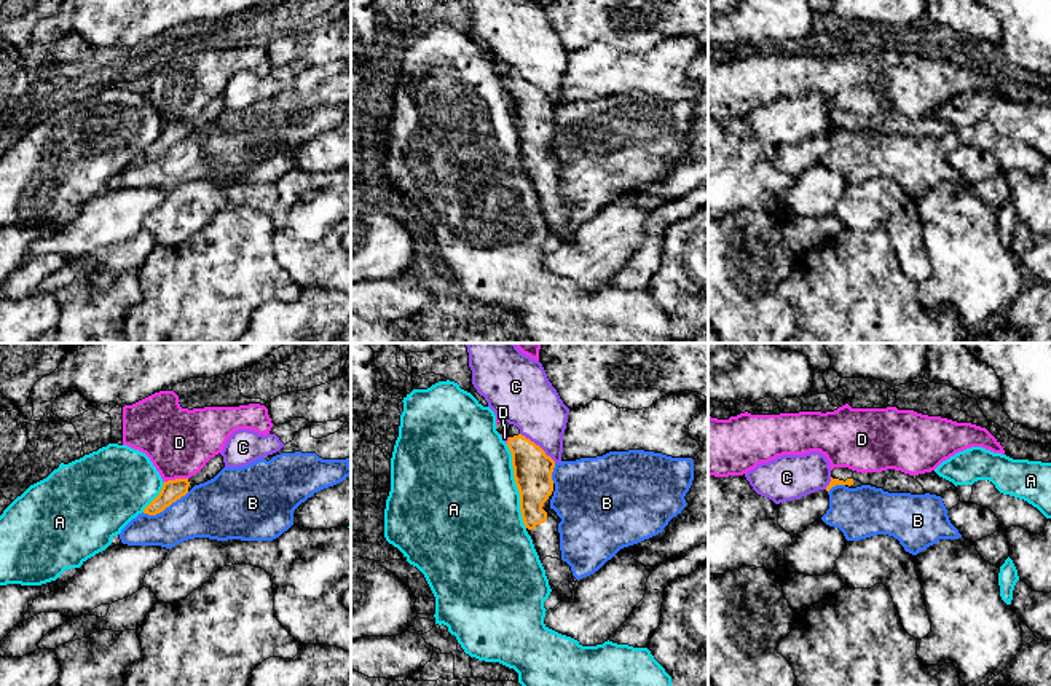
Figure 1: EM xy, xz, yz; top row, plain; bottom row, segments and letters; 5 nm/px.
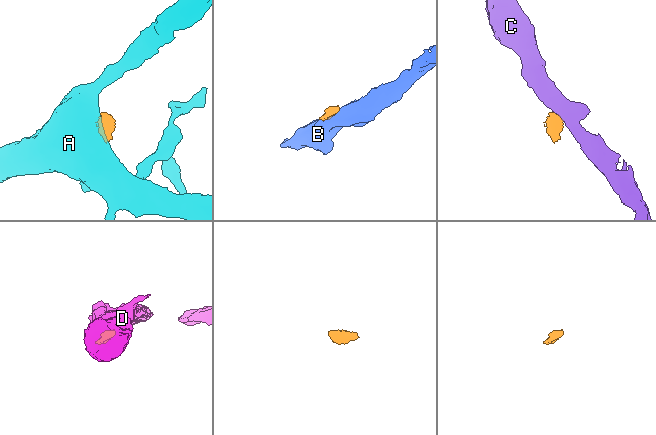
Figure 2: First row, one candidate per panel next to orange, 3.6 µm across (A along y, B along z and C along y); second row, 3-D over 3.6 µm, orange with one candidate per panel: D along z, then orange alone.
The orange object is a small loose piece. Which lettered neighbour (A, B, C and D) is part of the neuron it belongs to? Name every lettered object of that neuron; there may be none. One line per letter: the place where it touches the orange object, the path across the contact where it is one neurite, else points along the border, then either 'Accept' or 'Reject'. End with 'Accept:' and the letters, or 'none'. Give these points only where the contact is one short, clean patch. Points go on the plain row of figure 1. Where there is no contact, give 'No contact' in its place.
A: Touches orange at xz (515, 126). Reject
B: Touches orange at xy (165, 150). Boundary: xy (188, 134), (155, 157), (142, 155). Reject
C: Touches orange at xz (538, 88). Boundary: xz (520, 75), (555, 106). Reject
D: Touches orange at xy (176, 122). Boundary: xy (187, 120), (165, 125). Reject
Accept: none

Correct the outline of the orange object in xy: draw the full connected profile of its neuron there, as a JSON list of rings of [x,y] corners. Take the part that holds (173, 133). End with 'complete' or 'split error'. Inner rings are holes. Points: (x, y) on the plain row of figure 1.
[[[218,96],[211,101],[206,108],[190,121],[175,121],[163,126],[159,137],[144,152],[144,156],[156,158],[172,145],[188,136],[190,128],[199,128],[214,121],[225,110],[223,99]]]; split error

